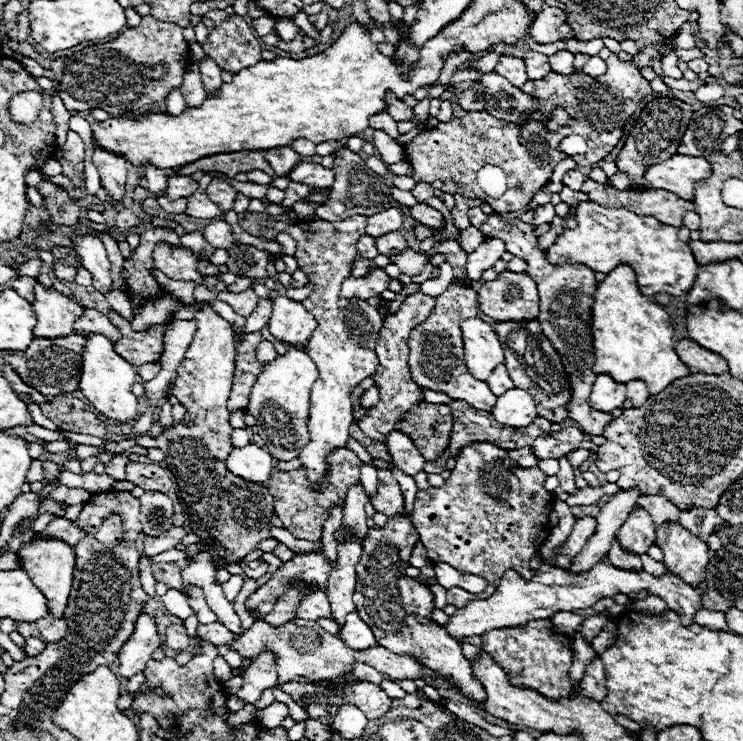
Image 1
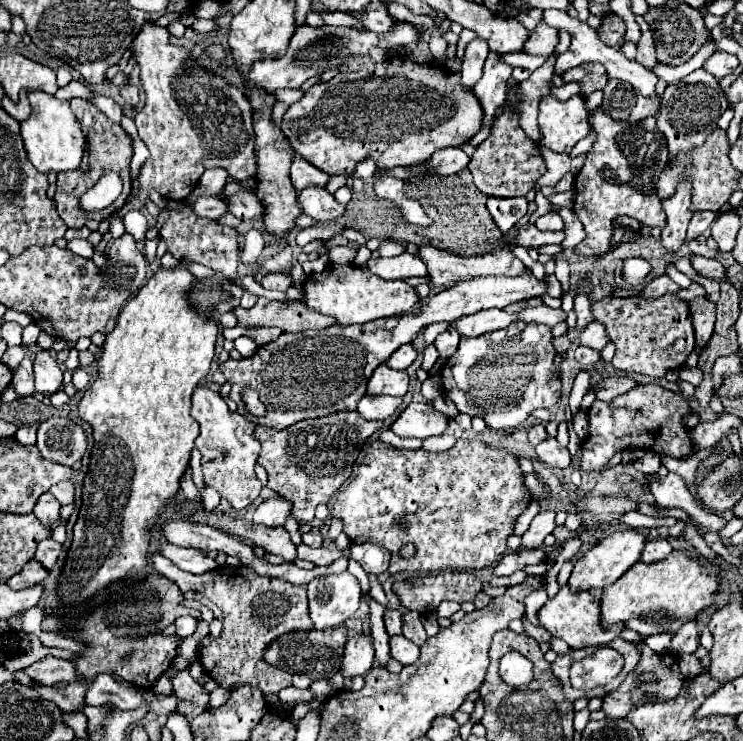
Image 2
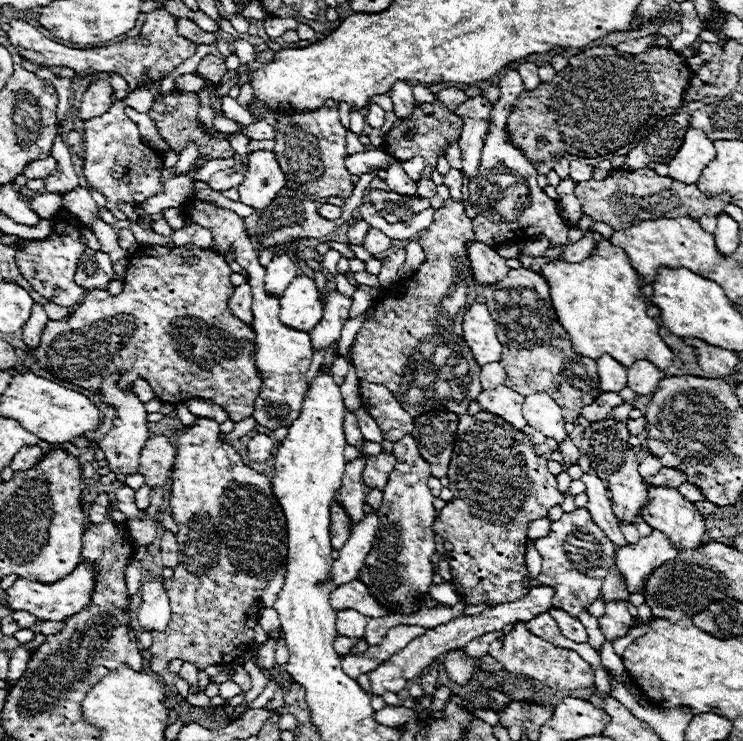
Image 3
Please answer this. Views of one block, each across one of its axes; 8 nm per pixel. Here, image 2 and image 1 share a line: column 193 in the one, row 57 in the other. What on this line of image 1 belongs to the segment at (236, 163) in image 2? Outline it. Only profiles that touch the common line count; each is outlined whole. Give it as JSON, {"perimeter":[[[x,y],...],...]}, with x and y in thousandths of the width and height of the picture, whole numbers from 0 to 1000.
{"perimeter":[[[194,22],[188,35],[170,38],[156,54],[143,59],[118,59],[92,76],[75,78],[67,84],[67,94],[73,100],[75,124],[86,135],[92,151],[105,148],[143,148],[151,157],[167,157],[175,151],[197,151],[205,148],[210,140],[223,135],[229,121],[245,116],[245,105],[258,86],[253,57],[245,49],[245,38],[229,30],[213,30],[207,22]]]}

